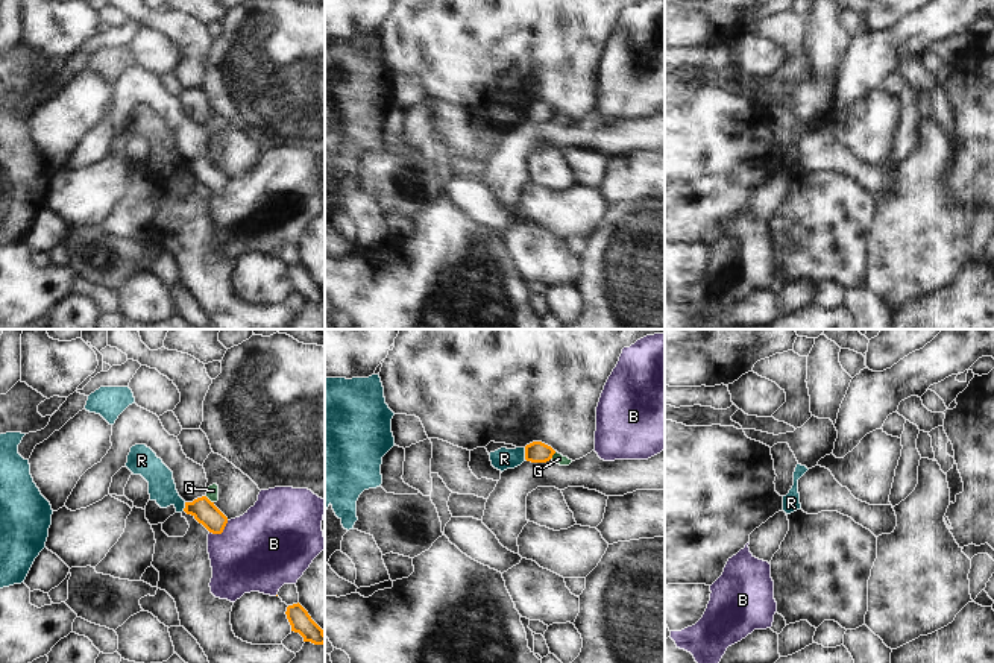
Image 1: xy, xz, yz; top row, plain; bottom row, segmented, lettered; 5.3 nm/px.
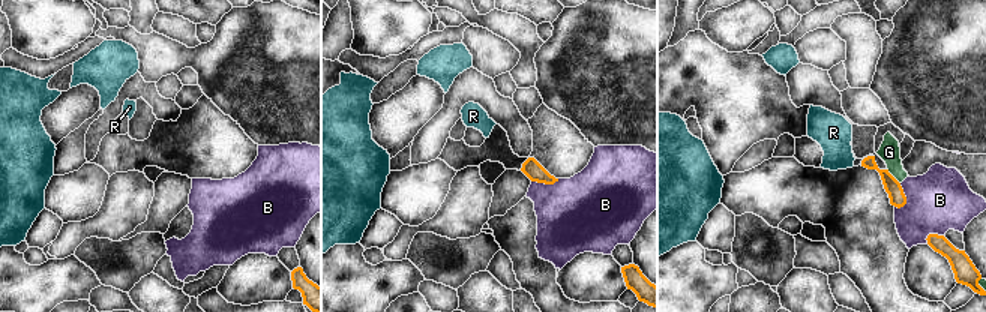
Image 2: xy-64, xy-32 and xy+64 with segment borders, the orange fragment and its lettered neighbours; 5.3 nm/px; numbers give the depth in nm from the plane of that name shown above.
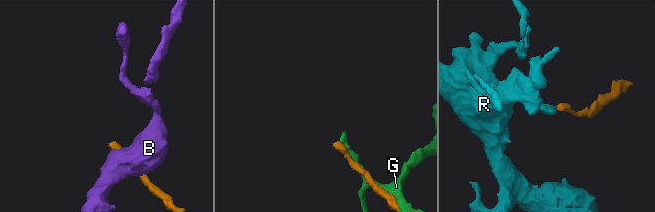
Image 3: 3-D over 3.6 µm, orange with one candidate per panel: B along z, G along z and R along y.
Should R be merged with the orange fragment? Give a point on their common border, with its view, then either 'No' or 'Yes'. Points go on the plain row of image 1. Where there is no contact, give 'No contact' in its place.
Touches orange at xz (525, 114). No.

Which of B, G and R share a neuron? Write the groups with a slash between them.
B / G / R

